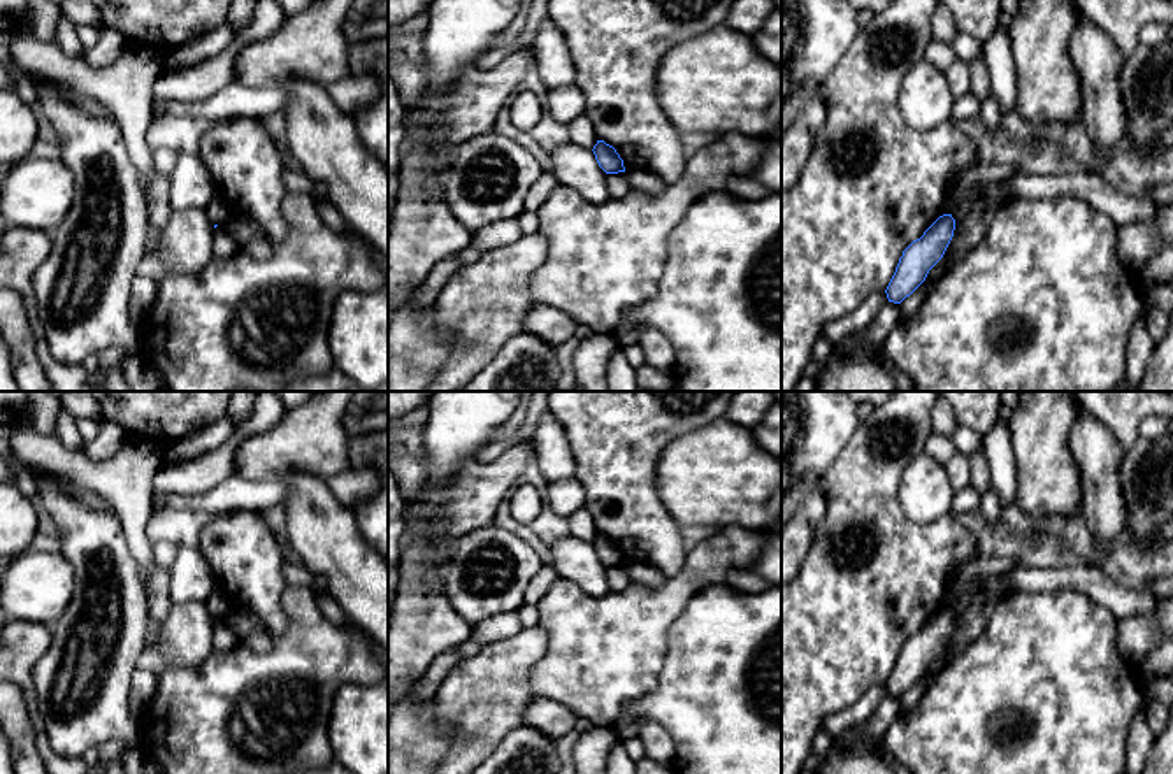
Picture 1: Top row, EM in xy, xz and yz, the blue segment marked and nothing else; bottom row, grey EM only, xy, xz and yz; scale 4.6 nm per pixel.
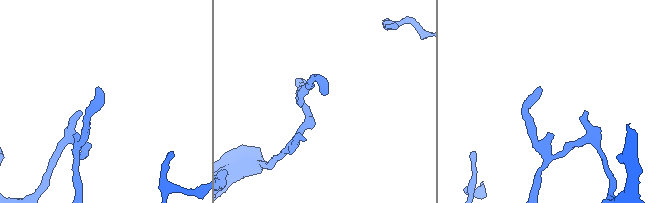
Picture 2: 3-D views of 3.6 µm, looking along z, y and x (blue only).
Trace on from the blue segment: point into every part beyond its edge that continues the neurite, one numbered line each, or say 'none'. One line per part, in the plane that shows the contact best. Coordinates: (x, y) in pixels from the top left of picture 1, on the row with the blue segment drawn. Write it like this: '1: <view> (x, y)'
none

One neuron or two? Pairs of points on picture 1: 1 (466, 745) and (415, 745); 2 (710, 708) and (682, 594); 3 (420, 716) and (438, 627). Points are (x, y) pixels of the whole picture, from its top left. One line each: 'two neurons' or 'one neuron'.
1: two neurons
2: two neurons
3: two neurons

